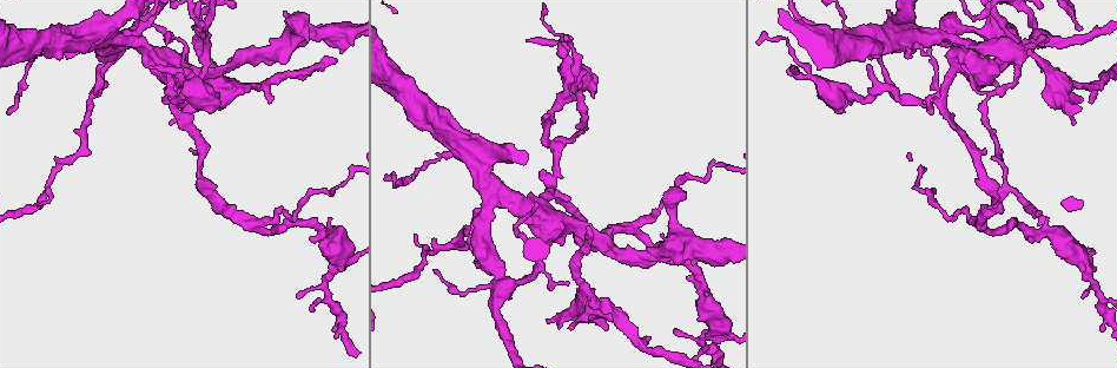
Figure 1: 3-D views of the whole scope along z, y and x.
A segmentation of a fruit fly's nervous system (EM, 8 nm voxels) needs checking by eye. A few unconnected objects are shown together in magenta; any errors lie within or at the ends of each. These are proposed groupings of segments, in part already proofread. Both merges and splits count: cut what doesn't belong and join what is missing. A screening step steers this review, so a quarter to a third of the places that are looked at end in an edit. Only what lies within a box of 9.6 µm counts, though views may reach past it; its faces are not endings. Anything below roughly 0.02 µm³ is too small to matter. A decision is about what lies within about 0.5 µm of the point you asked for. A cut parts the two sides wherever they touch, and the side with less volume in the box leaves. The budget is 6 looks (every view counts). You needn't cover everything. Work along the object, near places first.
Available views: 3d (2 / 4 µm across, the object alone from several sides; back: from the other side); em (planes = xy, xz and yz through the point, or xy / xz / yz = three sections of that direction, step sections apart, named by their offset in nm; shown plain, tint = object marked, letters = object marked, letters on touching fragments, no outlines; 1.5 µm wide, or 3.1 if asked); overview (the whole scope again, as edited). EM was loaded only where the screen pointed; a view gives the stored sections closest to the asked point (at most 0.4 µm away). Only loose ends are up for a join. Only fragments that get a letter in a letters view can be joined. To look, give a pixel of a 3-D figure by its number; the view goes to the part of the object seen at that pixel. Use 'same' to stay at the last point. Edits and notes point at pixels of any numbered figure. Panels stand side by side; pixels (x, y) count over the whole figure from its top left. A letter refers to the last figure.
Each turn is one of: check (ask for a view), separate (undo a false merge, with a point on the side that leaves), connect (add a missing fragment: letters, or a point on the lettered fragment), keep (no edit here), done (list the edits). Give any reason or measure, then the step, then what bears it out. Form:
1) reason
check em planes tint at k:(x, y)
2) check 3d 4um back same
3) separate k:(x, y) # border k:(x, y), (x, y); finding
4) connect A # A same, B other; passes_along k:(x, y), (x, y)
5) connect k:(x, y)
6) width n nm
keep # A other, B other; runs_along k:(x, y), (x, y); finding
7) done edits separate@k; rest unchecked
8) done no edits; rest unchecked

branch point
check 3d 4um at 1:(1037, 36)

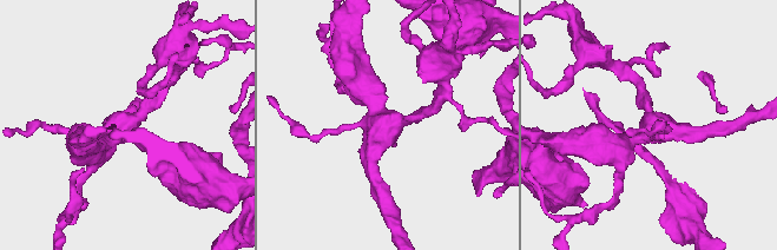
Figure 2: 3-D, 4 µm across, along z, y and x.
now the EM
check em xy step 8 letters at 2:(119, 127)

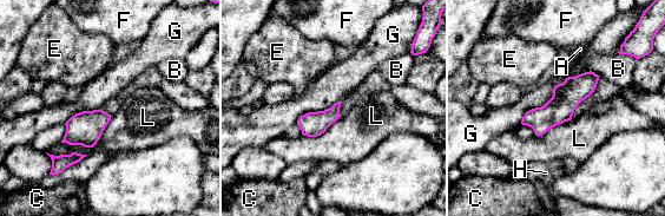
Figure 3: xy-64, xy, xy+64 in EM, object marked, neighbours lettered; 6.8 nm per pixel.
keep # A other, B other, C other, E other, F other, G other, H other, L other; continuous, no second neuron

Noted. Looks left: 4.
check 3d 2um at 1:(547, 319)

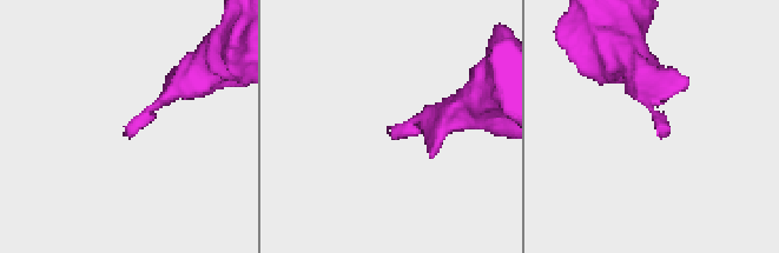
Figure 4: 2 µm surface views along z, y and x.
check em planes plain at 4:(395, 133)

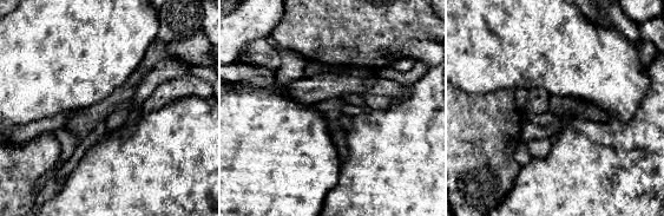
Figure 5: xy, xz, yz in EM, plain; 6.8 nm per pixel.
check em planes letters same

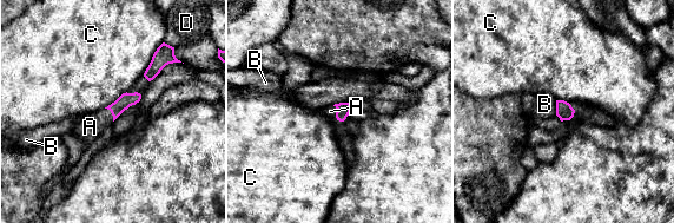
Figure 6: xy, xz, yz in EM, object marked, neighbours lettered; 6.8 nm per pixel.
connect A # A same, B other, C other, D other; passes_along 6:(343, 109), (336, 112), (330, 111); the neuron continues

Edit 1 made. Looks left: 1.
sudden change in width
check em xz step 4 letters at 1:(564, 54)

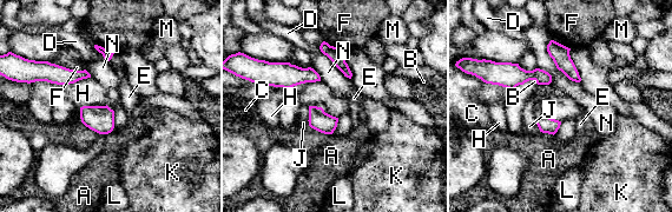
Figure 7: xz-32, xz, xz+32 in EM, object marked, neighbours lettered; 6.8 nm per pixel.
longest_contact H 380 nm
keep # A other, B other, C other, D other, E other, F other, H other, J other, K other, L other, M other, N other; border 7:(81, 121), (99, 133), (111, 132); continuous, no second neuron

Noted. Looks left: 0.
done edits connect@6; rest unchecked

